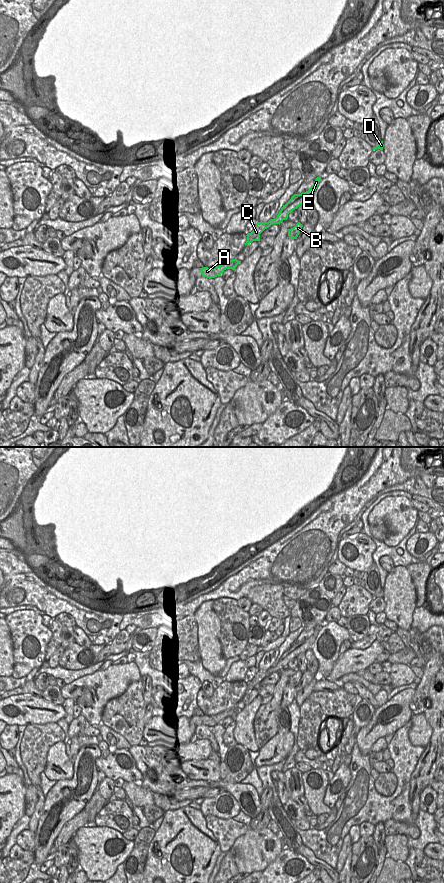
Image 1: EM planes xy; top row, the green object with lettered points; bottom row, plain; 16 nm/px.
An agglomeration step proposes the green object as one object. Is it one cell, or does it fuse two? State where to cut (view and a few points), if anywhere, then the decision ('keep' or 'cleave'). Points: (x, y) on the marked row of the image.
cut xy (236, 259), (230, 267), (226, 268); cleave

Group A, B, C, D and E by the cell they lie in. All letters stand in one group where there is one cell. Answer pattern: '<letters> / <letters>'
A C E / B D

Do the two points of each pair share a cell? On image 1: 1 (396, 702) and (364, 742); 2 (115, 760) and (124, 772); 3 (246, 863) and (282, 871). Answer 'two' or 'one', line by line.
1: one
2: one
3: two

